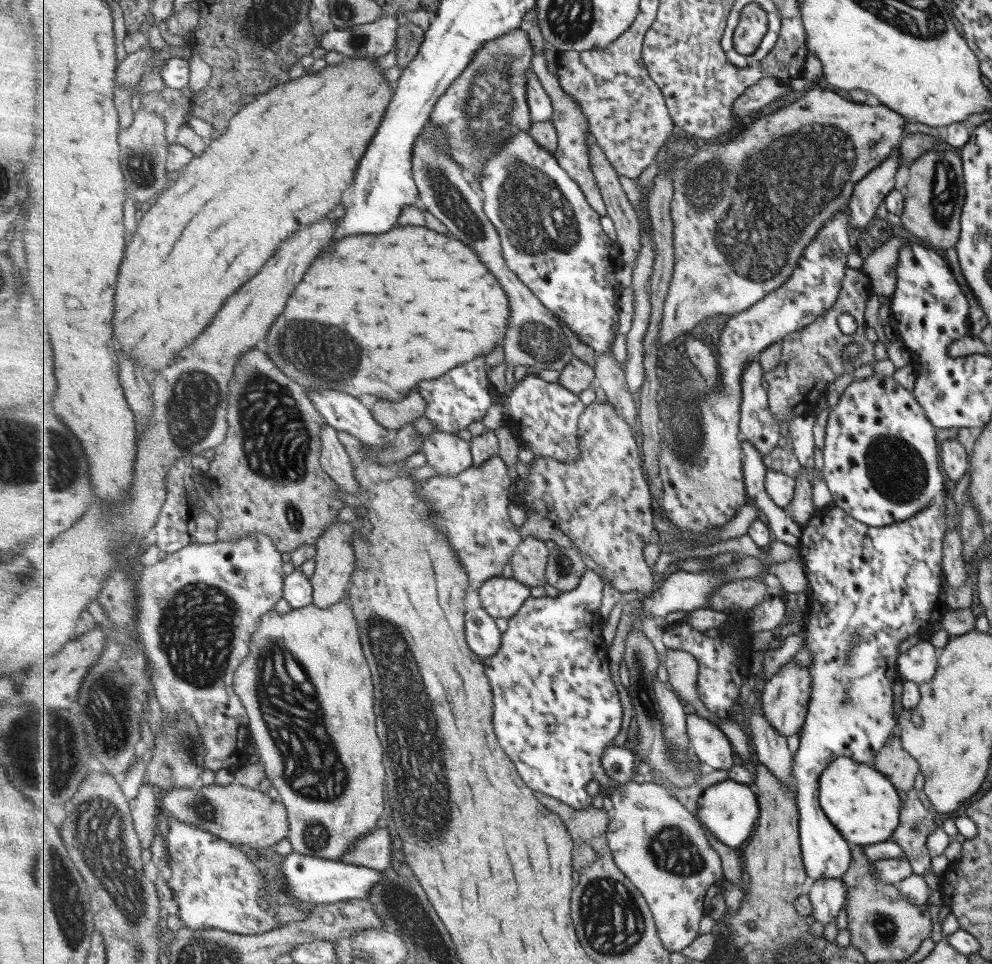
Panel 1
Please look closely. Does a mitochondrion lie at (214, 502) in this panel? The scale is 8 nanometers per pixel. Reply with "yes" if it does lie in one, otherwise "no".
no

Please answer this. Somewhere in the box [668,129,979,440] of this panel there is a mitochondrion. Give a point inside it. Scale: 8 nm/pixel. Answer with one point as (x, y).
(944, 196)

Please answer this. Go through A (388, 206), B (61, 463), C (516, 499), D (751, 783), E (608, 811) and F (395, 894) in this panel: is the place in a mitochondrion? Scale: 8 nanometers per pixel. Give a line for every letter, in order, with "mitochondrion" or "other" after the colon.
A: other
B: mitochondrion
C: other
D: other
E: other
F: other

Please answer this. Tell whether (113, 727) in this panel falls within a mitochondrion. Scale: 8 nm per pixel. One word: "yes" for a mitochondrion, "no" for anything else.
yes

